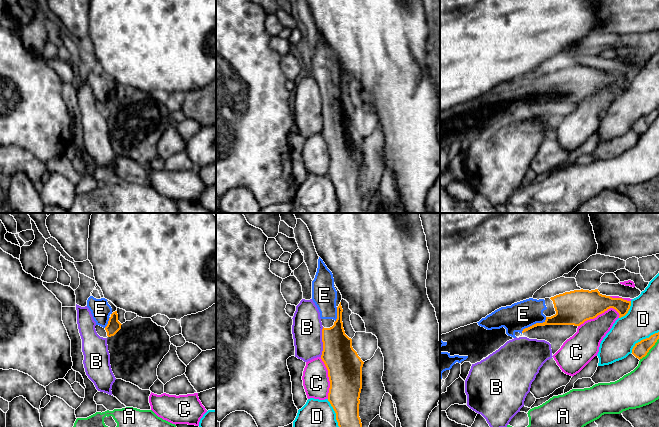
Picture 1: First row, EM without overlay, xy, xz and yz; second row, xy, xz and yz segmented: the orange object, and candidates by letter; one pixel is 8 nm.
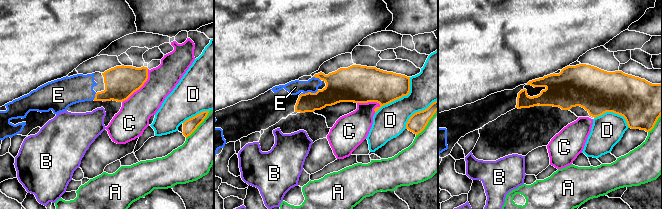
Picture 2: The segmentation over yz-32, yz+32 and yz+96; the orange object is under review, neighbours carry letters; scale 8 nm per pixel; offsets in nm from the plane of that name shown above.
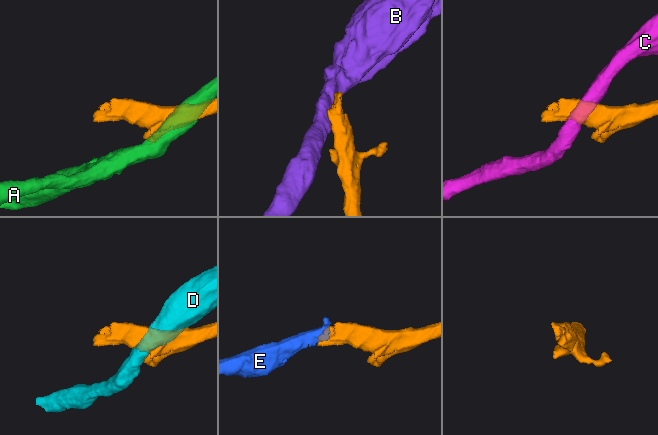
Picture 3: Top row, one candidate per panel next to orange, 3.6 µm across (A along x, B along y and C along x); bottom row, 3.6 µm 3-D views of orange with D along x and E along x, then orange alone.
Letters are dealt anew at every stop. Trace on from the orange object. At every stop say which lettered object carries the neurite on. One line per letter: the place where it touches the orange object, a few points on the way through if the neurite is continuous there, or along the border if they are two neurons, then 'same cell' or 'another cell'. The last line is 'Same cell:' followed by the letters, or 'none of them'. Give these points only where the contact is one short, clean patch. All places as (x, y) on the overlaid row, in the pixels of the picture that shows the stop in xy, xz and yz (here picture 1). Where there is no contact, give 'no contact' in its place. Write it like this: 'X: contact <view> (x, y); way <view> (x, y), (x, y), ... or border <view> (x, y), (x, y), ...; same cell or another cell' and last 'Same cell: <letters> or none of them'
A: contact yz (649, 349); another cell
B: contact xz (322, 341); border xz (323, 327), (322, 354), (320, 356); another cell
C: contact yz (599, 314); another cell
D: contact yz (643, 339); another cell
E: contact yz (534, 324); way yz (564, 316), (534, 324), (523, 314); same cell
Same cell: E

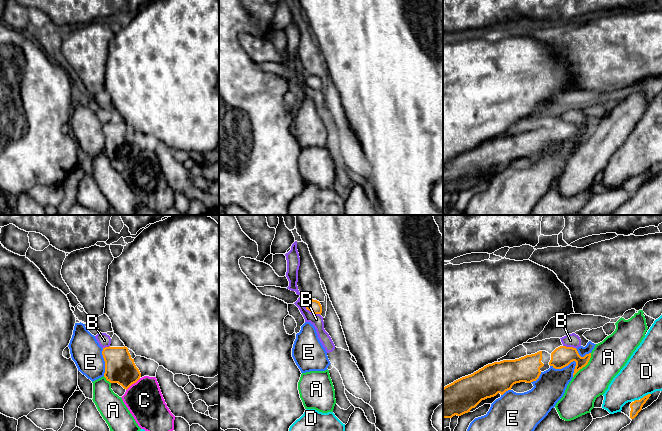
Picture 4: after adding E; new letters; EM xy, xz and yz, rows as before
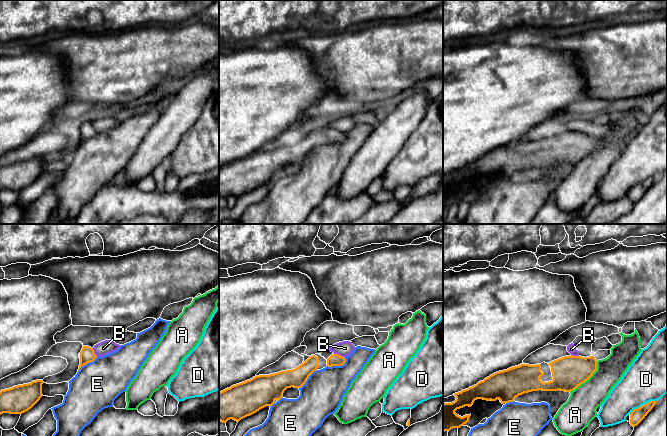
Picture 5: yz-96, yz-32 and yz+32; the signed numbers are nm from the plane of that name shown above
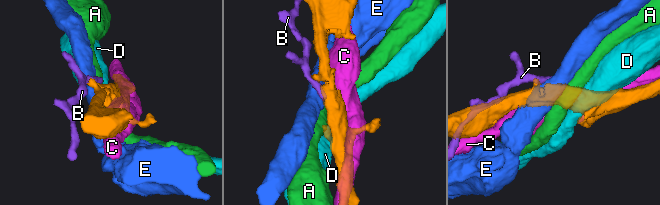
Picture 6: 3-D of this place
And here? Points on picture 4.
A: contact yz (584, 366); another cell
B: contact xz (313, 312); border xz (305, 307), (320, 315); another cell
C: contact xy (133, 383); another cell
D: contact yz (646, 395); another cell
E: contact yz (563, 367); border yz (576, 362), (572, 361), (561, 368), (553, 368), (550, 365); another cell
Same cell: none of them

